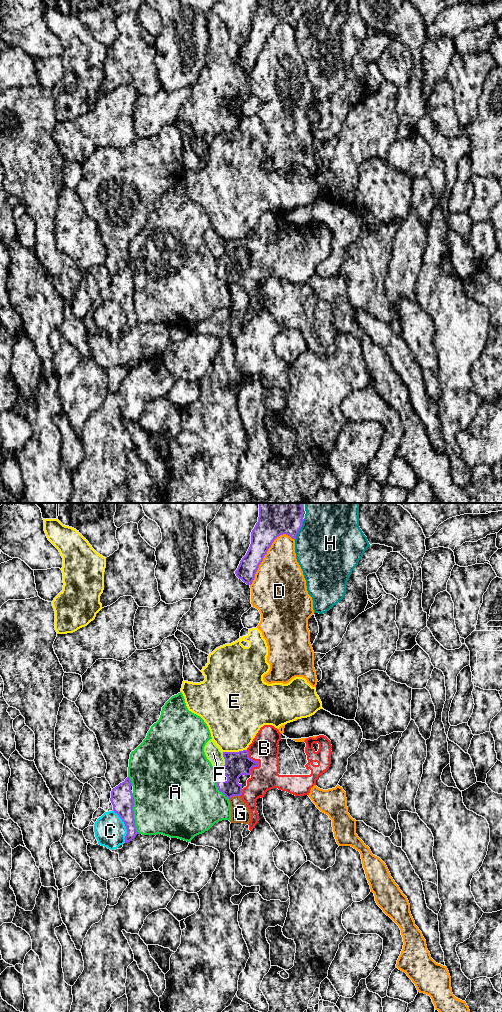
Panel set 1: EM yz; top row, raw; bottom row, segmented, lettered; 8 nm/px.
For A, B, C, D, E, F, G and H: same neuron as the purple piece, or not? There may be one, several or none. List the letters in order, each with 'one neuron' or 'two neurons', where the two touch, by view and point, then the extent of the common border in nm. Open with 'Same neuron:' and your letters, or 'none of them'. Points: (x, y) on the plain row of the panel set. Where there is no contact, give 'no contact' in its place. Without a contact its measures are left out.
Same neuron: B
A: two neurons | yz (133, 301) | 340 nm
B: one neuron | yz (258, 250) | 200 nm
C: two neurons | yz (125, 313) | 280 nm
D: two neurons | yz (266, 41) | 500 nm
E: two neurons | yz (234, 240) | 190 nm
F: two neurons | yz (225, 251) | 170 nm
G: two neurons | yz (234, 283) | 90 nm
H: two neurons | yz (300, 16) | 190 nm

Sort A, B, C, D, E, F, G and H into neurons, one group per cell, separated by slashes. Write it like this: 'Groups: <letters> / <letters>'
Groups: A / B / C / D / E / F / G / H

